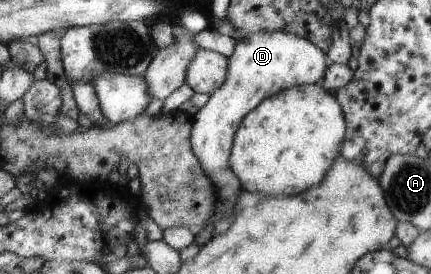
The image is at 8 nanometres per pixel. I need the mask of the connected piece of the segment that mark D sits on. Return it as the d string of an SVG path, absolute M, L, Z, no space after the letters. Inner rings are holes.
M262 31L261 33L247 35L244 40L236 42L235 50L229 57L229 73L225 85L210 96L209 101L198 111L198 114L195 114L193 136L191 138L194 152L200 159L203 170L209 175L209 179L217 189L216 211L231 211L234 204L237 204L240 200L240 194L244 190L241 178L238 178L230 164L230 157L233 153L236 133L241 128L245 116L258 105L261 105L267 98L273 97L290 87L320 84L329 65L326 52L308 39L292 33Z

